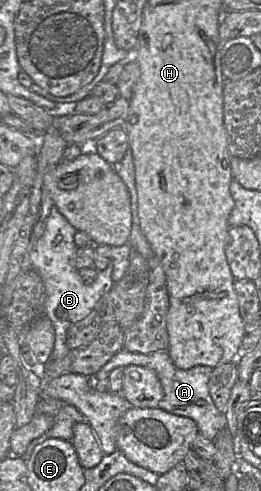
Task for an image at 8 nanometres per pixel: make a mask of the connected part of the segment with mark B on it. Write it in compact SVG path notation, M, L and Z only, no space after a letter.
M54 206L50 209L44 226L42 236L30 246L29 259L32 268L43 281L45 292L43 314L51 321L54 329L54 345L50 360L59 360L64 358L70 350L66 343L69 327L95 309L99 299L112 288L113 267L110 262L105 269L97 272L91 284L84 285L79 278L78 269L75 267L77 247L74 244L73 236L76 230Z

